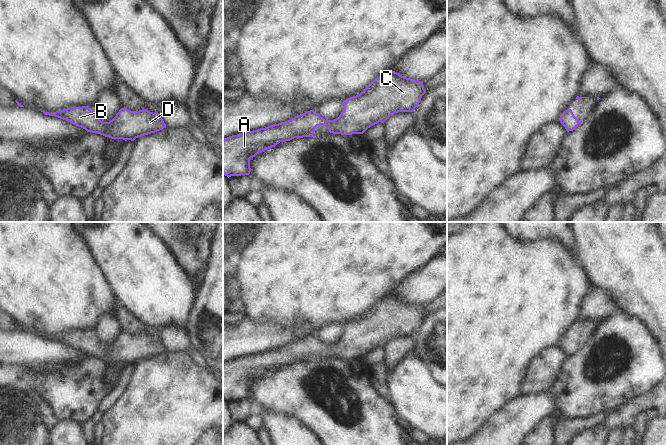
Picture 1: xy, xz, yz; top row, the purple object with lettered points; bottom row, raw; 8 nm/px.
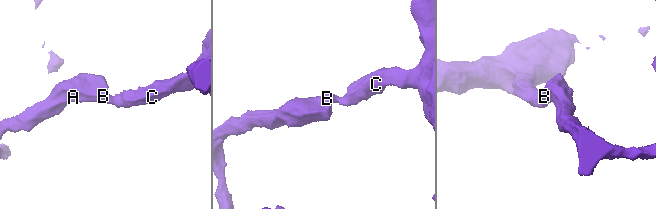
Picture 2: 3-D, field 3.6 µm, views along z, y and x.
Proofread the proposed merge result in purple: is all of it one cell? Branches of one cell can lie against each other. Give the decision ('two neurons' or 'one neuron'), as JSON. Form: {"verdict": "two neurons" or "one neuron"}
{"verdict": "one neuron"}

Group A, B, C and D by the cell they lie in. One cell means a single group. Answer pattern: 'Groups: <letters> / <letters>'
Groups: A B C D

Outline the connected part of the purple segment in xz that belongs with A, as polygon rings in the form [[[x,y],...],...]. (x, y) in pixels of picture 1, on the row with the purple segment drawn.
[[[395,71],[385,72],[373,80],[360,94],[344,100],[344,109],[334,120],[325,120],[314,110],[310,110],[285,122],[224,138],[223,174],[228,178],[249,175],[251,158],[275,147],[280,142],[290,141],[294,138],[313,137],[315,128],[320,125],[324,125],[333,134],[363,134],[368,128],[379,122],[384,124],[394,113],[414,112],[425,93],[423,81],[404,77]]]

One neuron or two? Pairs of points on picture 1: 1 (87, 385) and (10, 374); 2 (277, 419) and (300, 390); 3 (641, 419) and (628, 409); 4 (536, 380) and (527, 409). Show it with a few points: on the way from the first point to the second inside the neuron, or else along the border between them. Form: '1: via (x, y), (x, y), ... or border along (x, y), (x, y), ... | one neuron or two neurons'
1: via (68, 385), (48, 385), (36, 379), (29, 379) | one neuron
2: border along (263, 408), (290, 414), (297, 417), (303, 424) | two neurons
3: border along (645, 410), (636, 417), (633, 424) | two neurons
4: border along (550, 389), (520, 394) | two neurons

